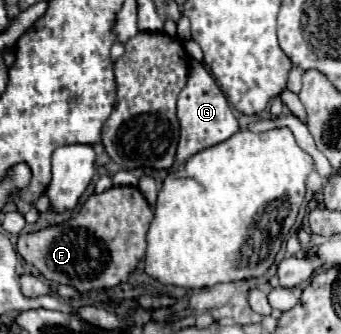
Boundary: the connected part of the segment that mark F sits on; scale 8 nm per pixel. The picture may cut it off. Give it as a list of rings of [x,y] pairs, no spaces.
[[[113,186],[103,194],[89,196],[81,210],[63,224],[21,234],[17,252],[51,282],[69,284],[79,292],[113,288],[129,280],[131,272],[137,268],[135,256],[137,264],[145,258],[145,236],[151,220],[153,210],[139,188]]]

